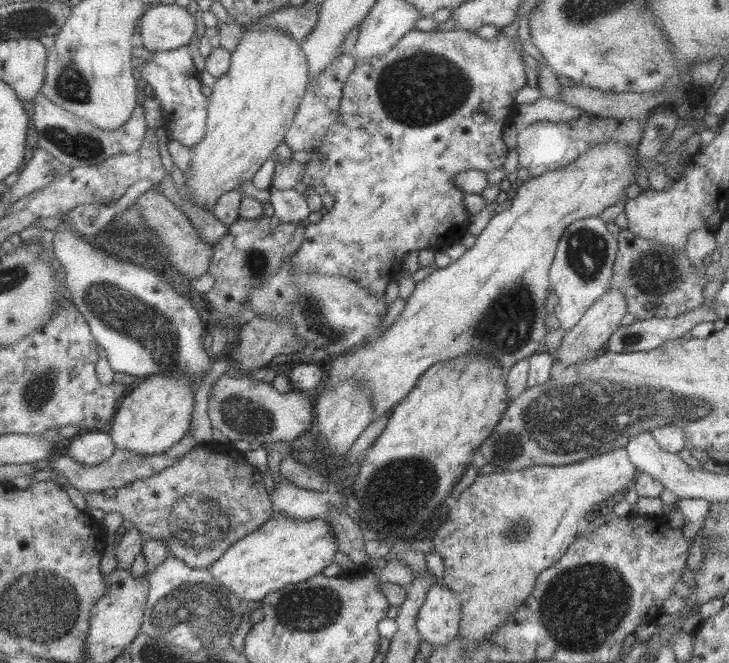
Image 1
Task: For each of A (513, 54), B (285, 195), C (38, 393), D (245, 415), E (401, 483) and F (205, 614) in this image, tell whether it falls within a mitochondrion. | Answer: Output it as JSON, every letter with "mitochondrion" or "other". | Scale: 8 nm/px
{"A":"other","B":"other","C":"mitochondrion","D":"mitochondrion","E":"mitochondrion","F":"mitochondrion"}

